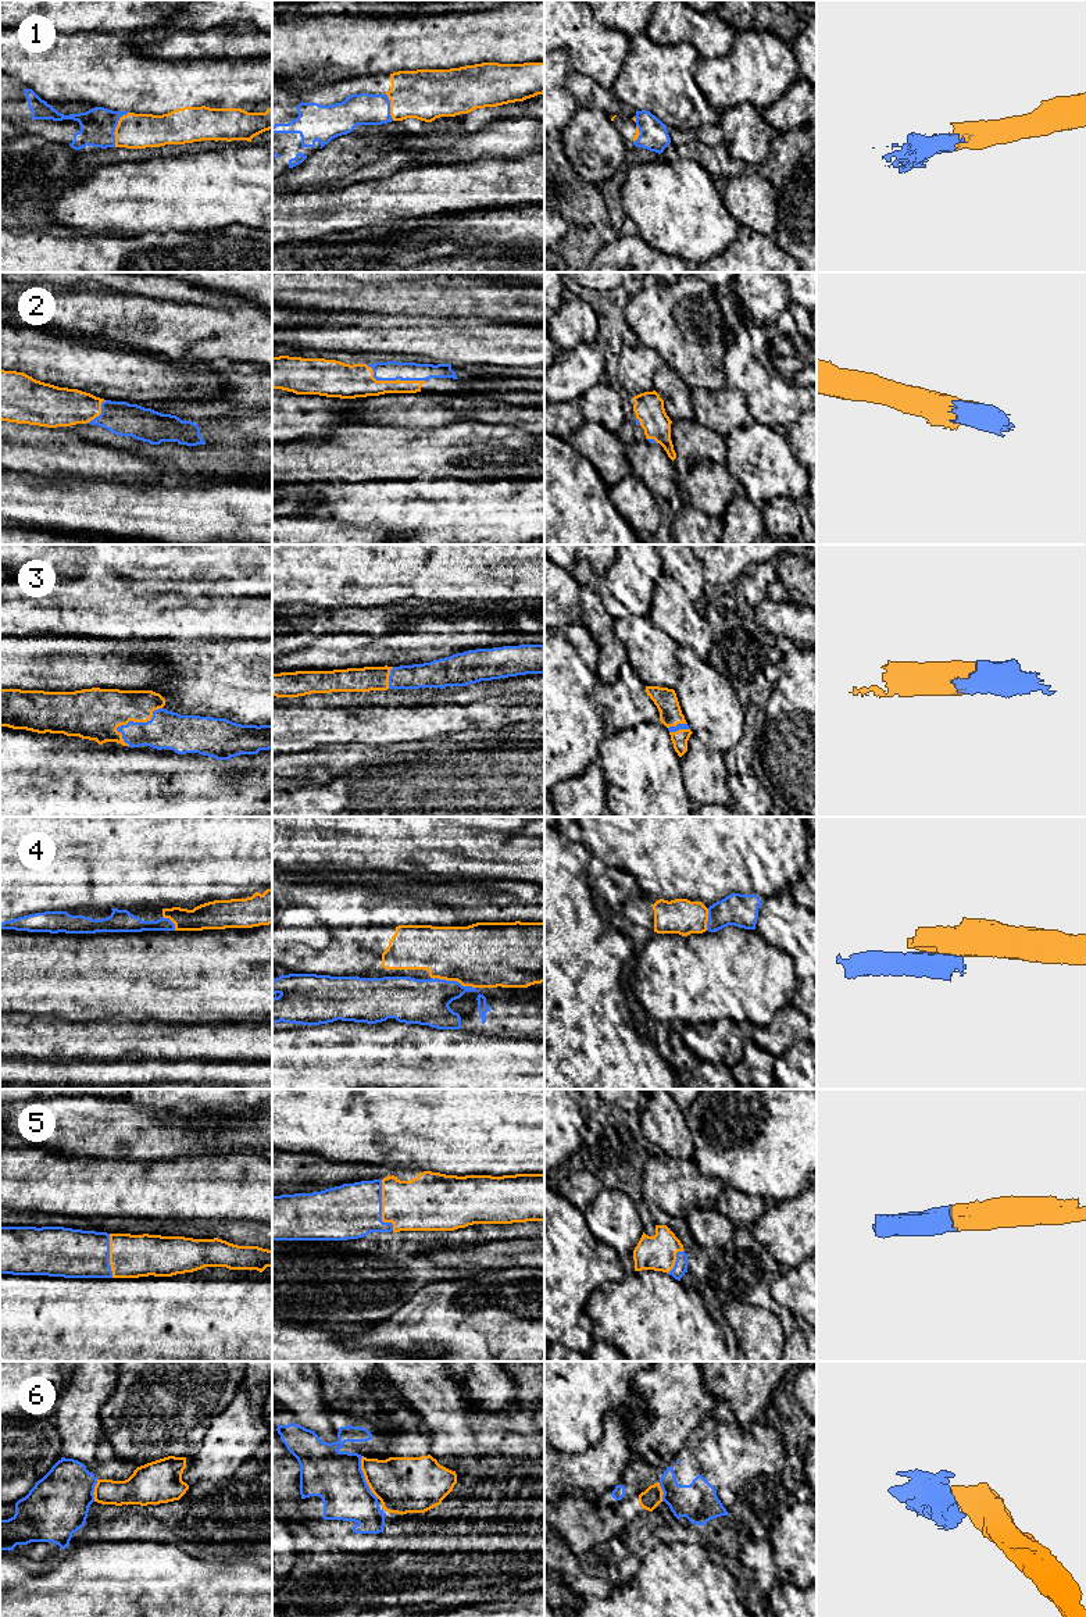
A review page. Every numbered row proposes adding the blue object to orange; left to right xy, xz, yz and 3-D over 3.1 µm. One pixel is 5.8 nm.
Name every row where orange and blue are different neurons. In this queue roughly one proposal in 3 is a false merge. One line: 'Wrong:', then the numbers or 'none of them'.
Wrong: 4, 6

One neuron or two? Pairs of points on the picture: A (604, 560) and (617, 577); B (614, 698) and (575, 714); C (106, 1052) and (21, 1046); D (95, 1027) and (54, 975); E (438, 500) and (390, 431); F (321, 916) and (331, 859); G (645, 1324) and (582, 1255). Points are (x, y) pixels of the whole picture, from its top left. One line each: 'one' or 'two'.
A: two
B: two
C: one
D: two
E: two
F: two
G: two

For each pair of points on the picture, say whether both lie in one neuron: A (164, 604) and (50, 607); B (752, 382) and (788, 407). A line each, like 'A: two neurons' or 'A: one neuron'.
A: one neuron
B: one neuron

